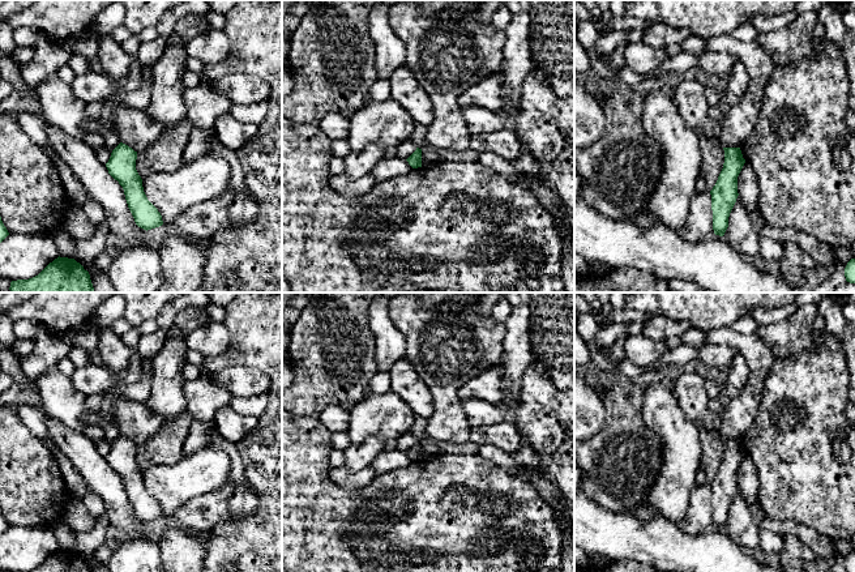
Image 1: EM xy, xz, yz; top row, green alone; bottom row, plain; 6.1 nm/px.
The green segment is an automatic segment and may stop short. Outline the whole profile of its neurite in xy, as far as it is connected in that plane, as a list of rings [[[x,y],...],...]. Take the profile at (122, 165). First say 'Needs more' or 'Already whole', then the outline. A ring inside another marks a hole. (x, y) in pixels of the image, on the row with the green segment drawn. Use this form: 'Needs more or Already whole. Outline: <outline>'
Already whole. Outline: [[[120,142],[111,153],[106,167],[124,189],[128,208],[138,227],[151,230],[163,225],[158,209],[148,200],[142,179],[136,170],[137,151]]]

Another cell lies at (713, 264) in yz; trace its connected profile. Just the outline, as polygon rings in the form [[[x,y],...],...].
[[[582,199],[574,200],[574,253],[587,264],[603,262],[611,268],[629,266],[657,278],[685,279],[709,293],[792,293],[781,274],[758,269],[741,256],[724,236],[692,243],[658,222],[647,230],[627,219],[611,219],[595,212]]]

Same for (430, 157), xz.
[[[432,148],[422,149],[422,167],[435,166],[441,162],[443,161],[435,149]]]

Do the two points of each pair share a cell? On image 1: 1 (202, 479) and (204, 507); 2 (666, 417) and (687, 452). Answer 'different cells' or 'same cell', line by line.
1: different cells
2: same cell

